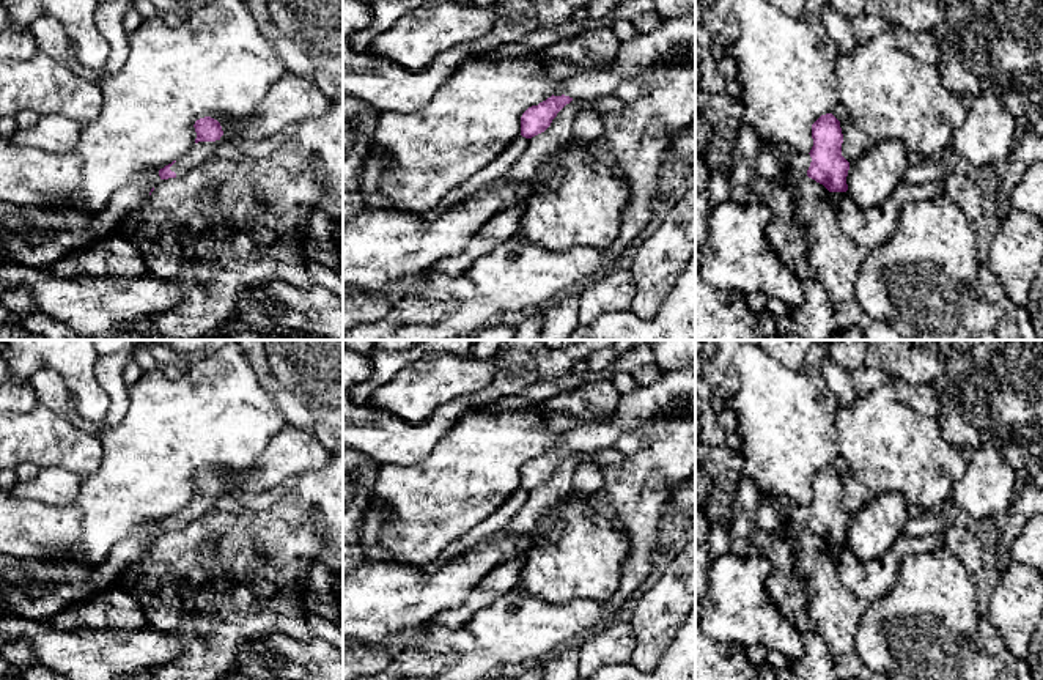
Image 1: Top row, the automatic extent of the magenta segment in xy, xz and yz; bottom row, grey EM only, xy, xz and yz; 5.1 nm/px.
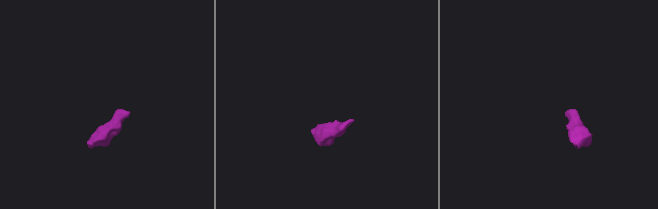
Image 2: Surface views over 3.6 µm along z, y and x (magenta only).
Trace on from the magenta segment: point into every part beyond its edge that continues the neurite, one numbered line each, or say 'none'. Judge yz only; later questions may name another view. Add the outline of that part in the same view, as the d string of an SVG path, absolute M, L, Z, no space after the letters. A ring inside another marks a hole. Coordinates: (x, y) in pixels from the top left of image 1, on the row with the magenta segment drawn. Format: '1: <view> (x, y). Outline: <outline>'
1: yz (799, 162). Outline: M793 153L790 167L796 170L799 175L807 175L807 170L810 167L812 157L810 154L802 154L802 153Z

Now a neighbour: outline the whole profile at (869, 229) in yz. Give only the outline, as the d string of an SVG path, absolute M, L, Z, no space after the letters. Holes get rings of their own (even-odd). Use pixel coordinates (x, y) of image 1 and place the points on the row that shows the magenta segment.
M900 181L890 198L872 209L857 206L848 192L829 192L829 197L843 233L868 252L892 236L905 205L930 200L938 194L938 183L908 184Z

